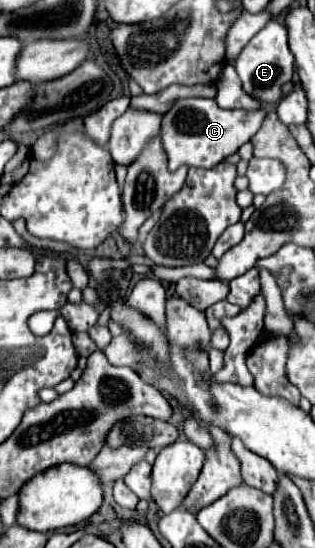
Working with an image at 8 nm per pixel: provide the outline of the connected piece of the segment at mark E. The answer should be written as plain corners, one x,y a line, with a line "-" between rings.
276,19
268,21
268,25
250,39
240,55
234,61
234,69
242,79
242,89
258,99
262,105
274,105
282,97
282,85
292,81
294,75
294,55
288,49
288,31

